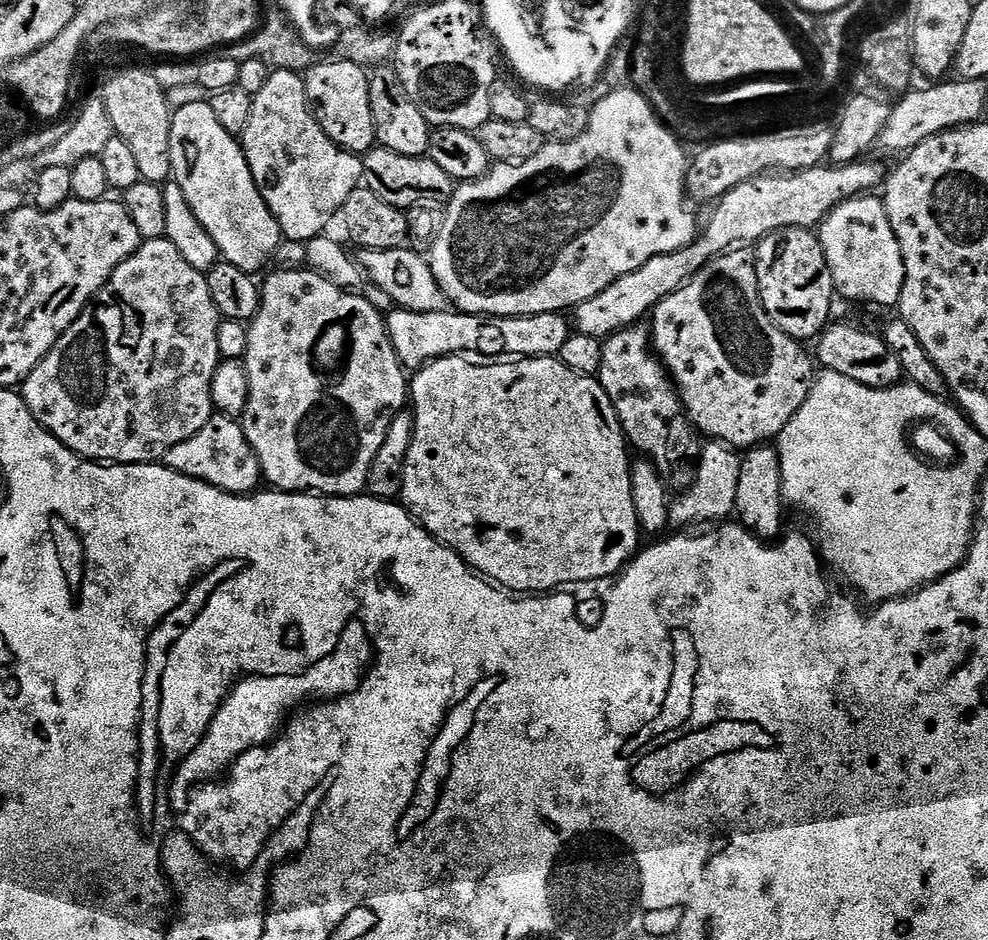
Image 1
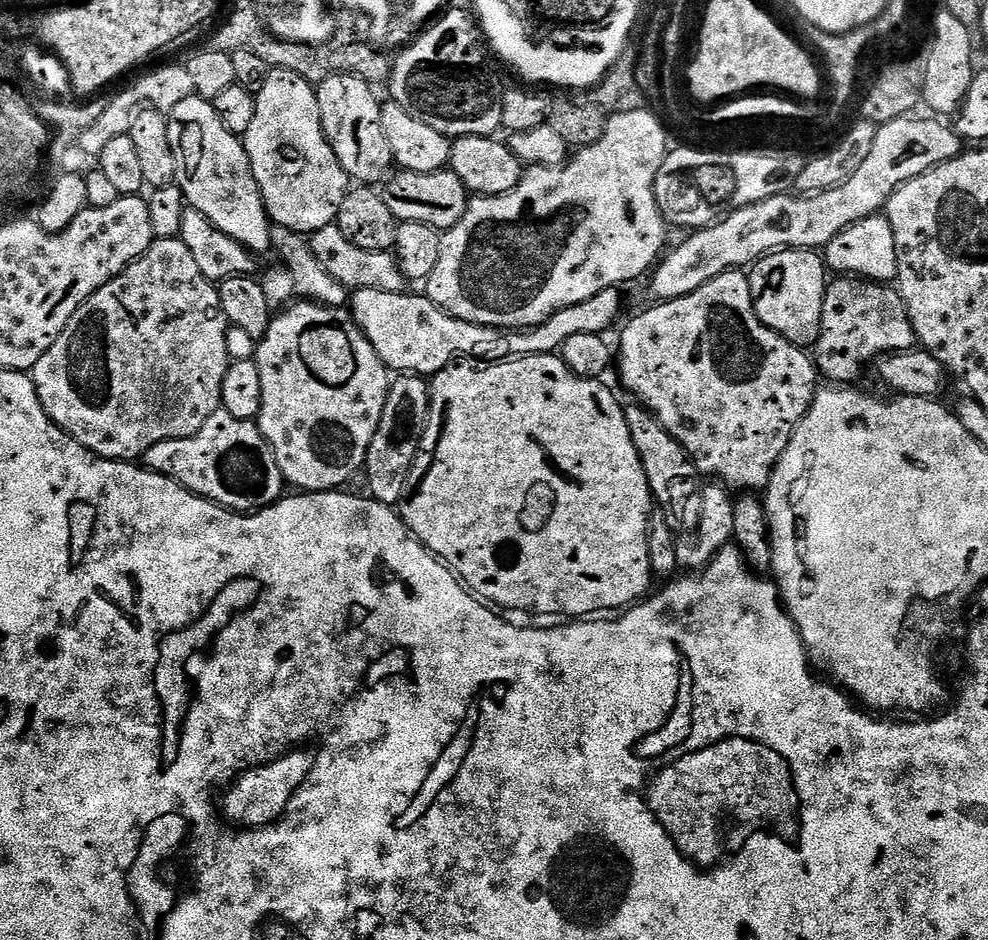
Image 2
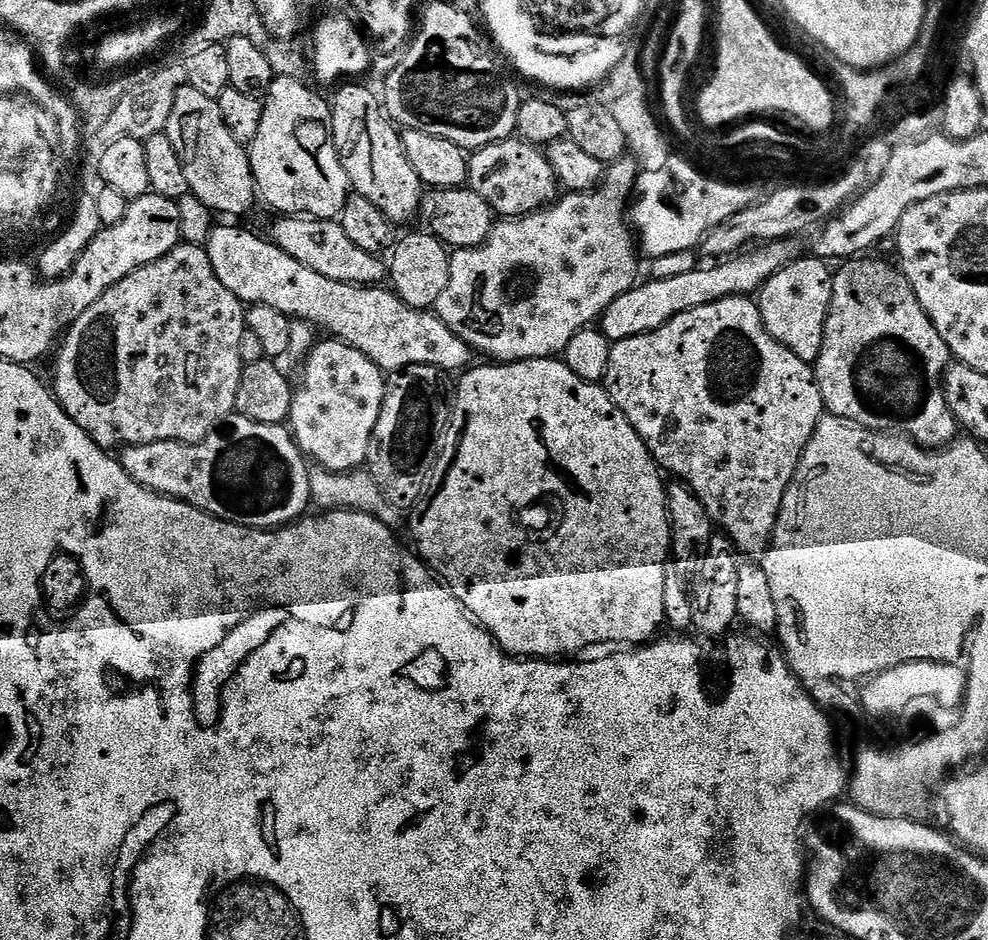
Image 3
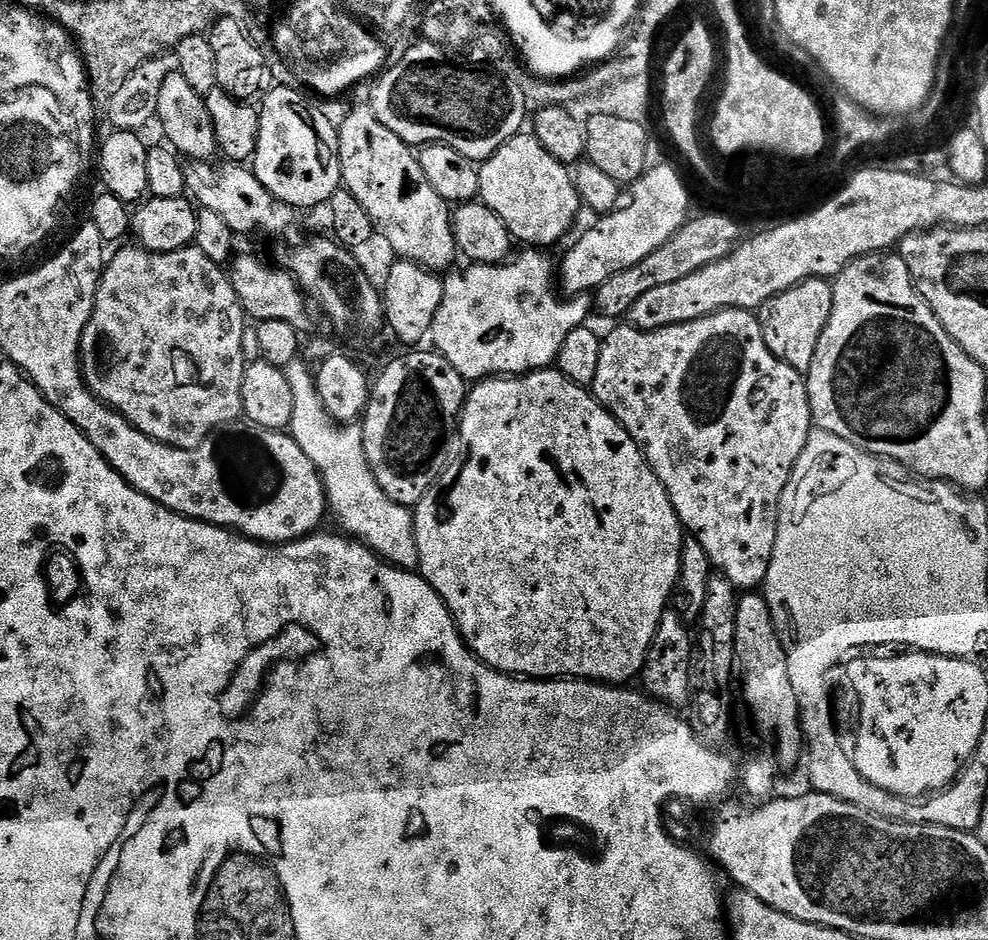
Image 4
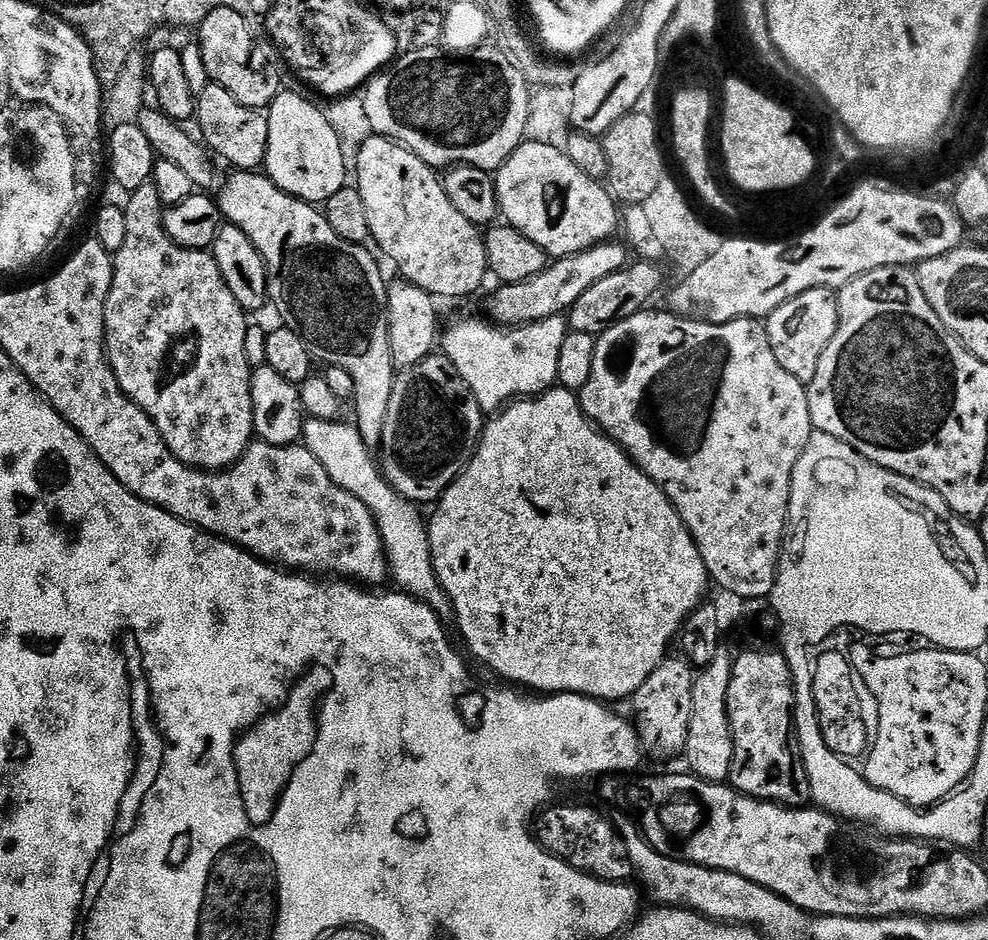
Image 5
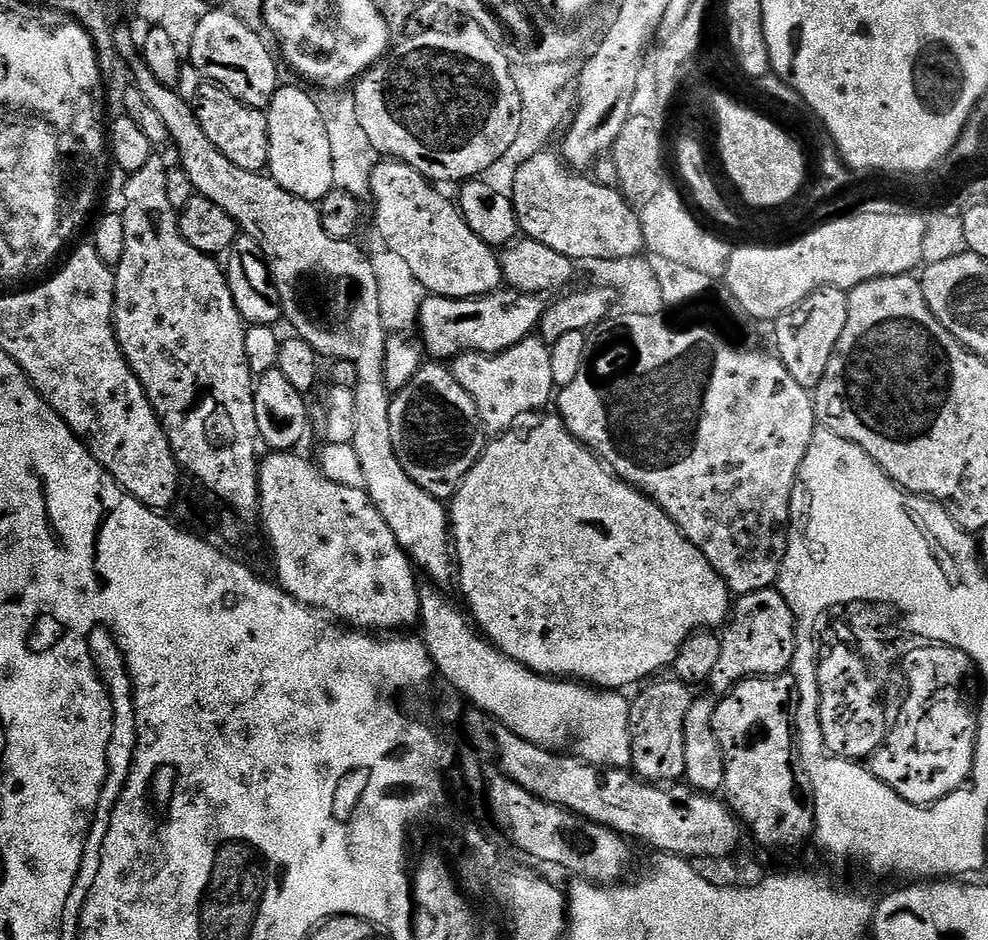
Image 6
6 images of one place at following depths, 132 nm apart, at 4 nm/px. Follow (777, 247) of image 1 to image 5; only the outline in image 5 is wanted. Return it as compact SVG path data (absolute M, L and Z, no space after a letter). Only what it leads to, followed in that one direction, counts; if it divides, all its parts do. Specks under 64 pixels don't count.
M811 288L782 302L782 306L778 306L766 317L764 329L770 338L770 350L774 350L774 358L778 358L782 370L794 374L798 382L808 385L839 325L840 301L837 293L831 288Z

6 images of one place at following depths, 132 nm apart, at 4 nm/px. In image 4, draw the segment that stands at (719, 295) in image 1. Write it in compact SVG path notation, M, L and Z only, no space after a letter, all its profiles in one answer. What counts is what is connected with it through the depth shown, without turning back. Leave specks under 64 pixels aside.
M723 308L709 316L685 324L671 324L653 332L643 332L640 328L631 326L616 328L609 336L603 337L598 354L598 374L594 374L590 391L596 401L628 431L630 438L634 438L634 442L648 459L658 482L662 482L681 524L684 525L685 533L706 550L713 569L727 578L737 590L759 589L770 570L774 554L780 499L790 482L794 466L806 450L808 435L814 431L805 377L798 370L786 366L786 362L774 358L774 354L770 354L770 346L766 346L766 338L762 338L759 319L751 311L742 308Z

